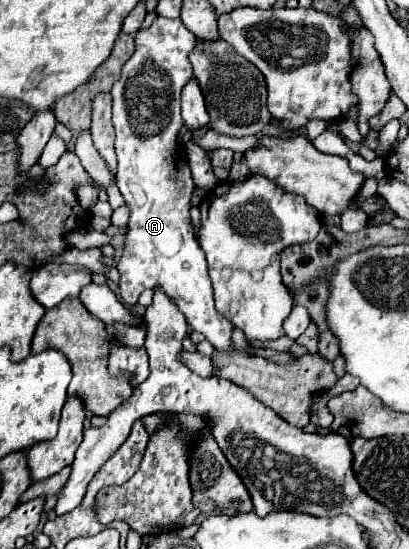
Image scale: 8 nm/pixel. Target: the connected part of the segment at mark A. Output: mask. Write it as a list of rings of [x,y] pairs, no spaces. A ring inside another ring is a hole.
[[[155,17],[153,25],[147,31],[137,31],[135,37],[135,53],[123,65],[121,79],[113,85],[113,125],[115,125],[115,149],[117,149],[117,185],[131,209],[129,231],[125,235],[123,253],[117,263],[117,271],[121,273],[121,301],[127,307],[135,307],[139,295],[145,289],[161,287],[165,295],[179,307],[179,311],[187,317],[187,323],[193,331],[205,335],[205,339],[219,351],[231,351],[231,331],[233,323],[227,321],[219,311],[215,311],[213,295],[211,295],[211,279],[207,273],[205,255],[195,239],[195,229],[189,215],[189,199],[195,191],[193,177],[187,165],[187,157],[183,147],[177,141],[177,133],[183,127],[181,119],[181,89],[193,79],[191,63],[187,63],[187,53],[195,45],[195,35],[187,31],[181,19],[163,19]]]

